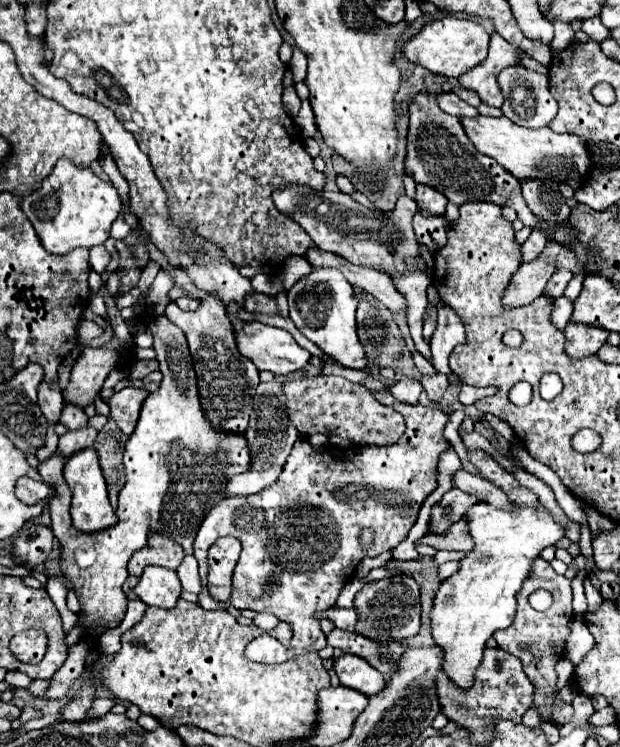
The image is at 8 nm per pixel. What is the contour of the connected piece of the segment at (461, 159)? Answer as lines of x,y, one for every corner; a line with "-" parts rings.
418,93
412,97
408,107
410,111
410,127
408,127
408,143
406,143
406,159
404,171
420,185
428,185
440,193
450,193
450,203
464,205
470,201
486,201
498,207
512,207
518,213
518,219
526,227
536,227
536,215
528,211
524,197
520,195
518,179
512,179
508,171
504,171
494,159
480,155
476,147
466,137
458,117
444,113
436,107
436,95

